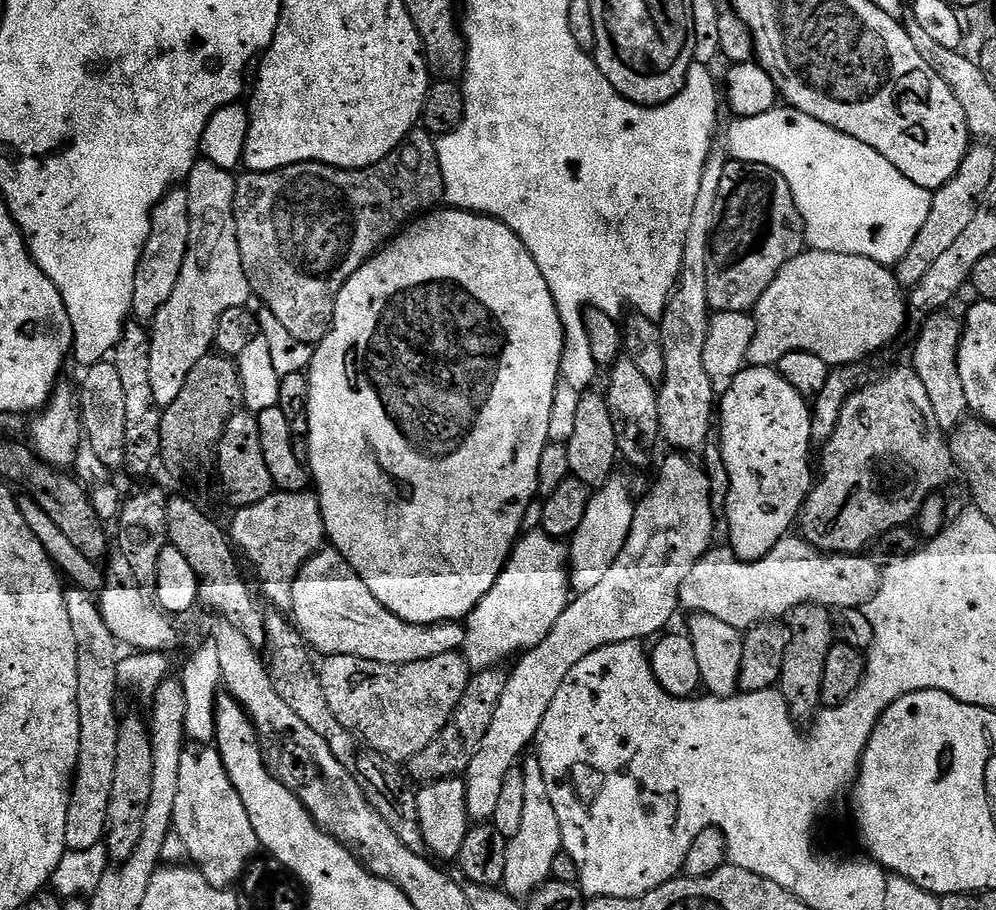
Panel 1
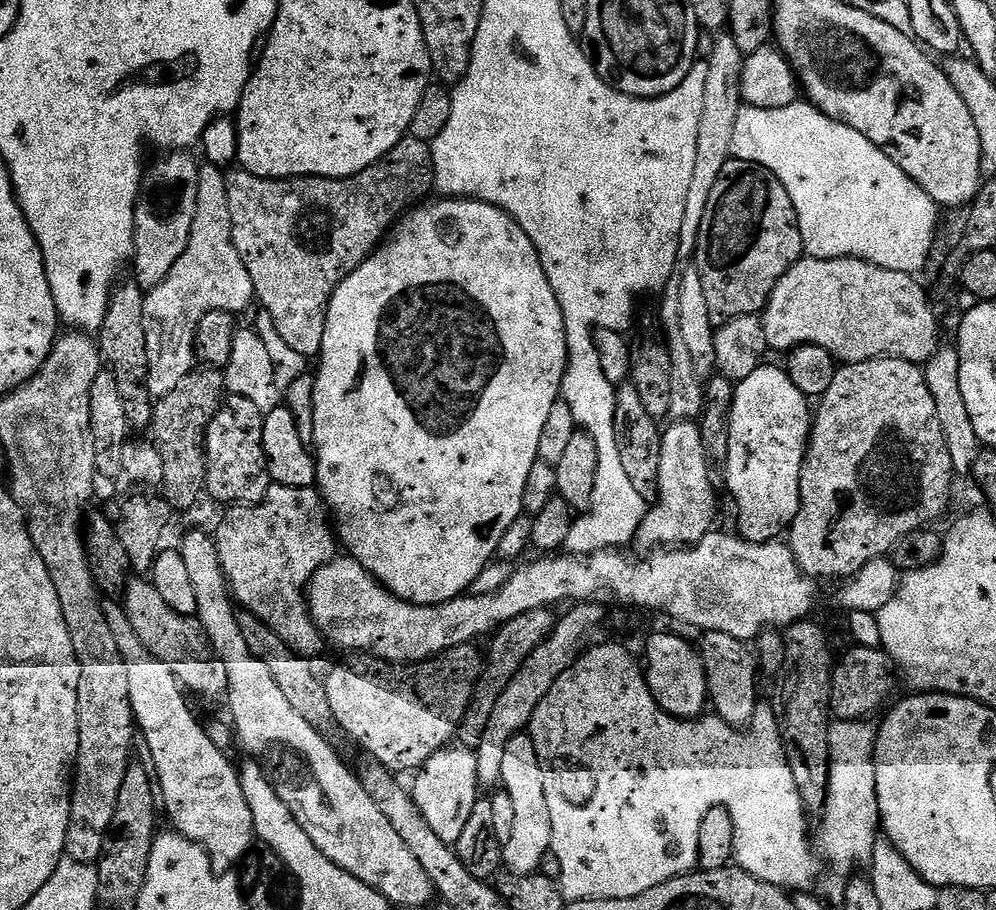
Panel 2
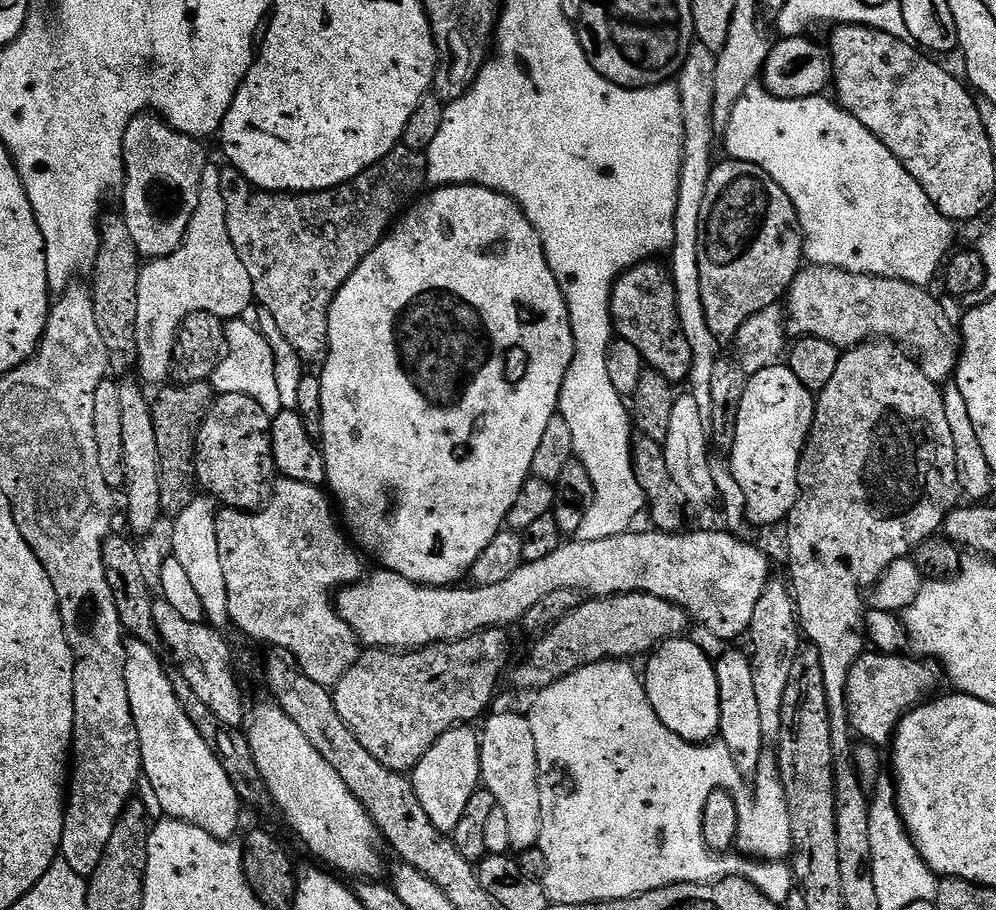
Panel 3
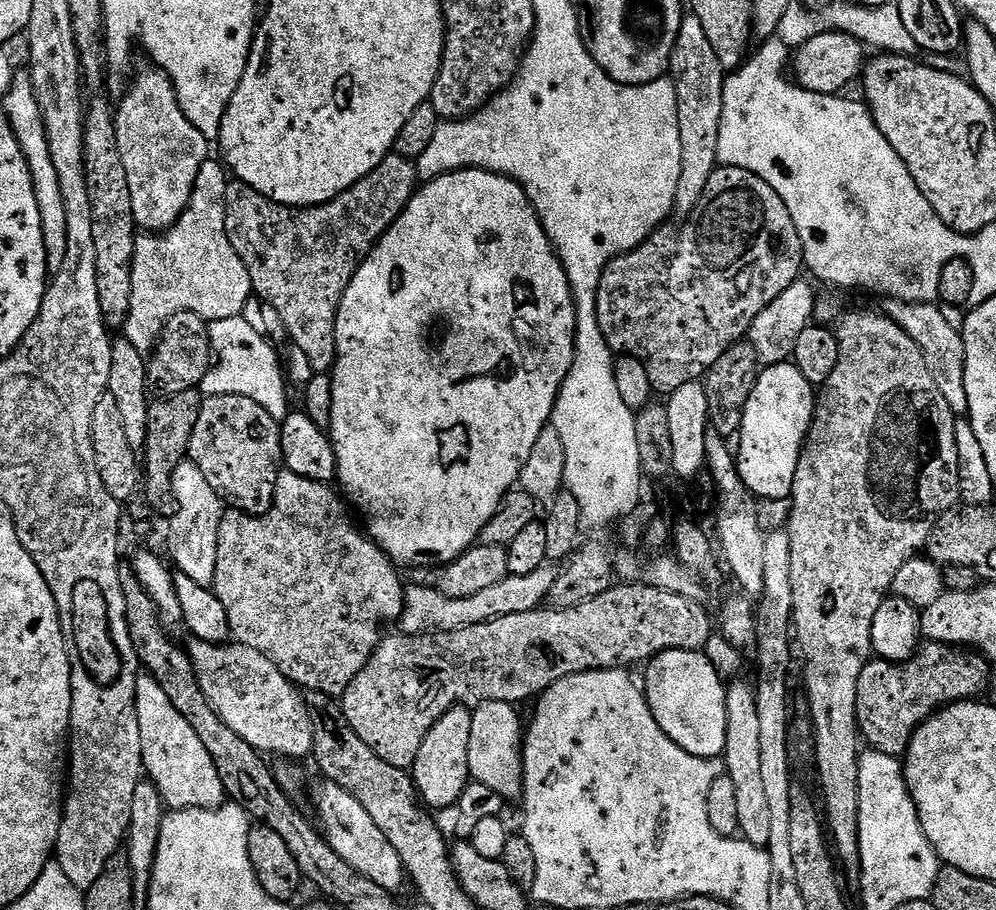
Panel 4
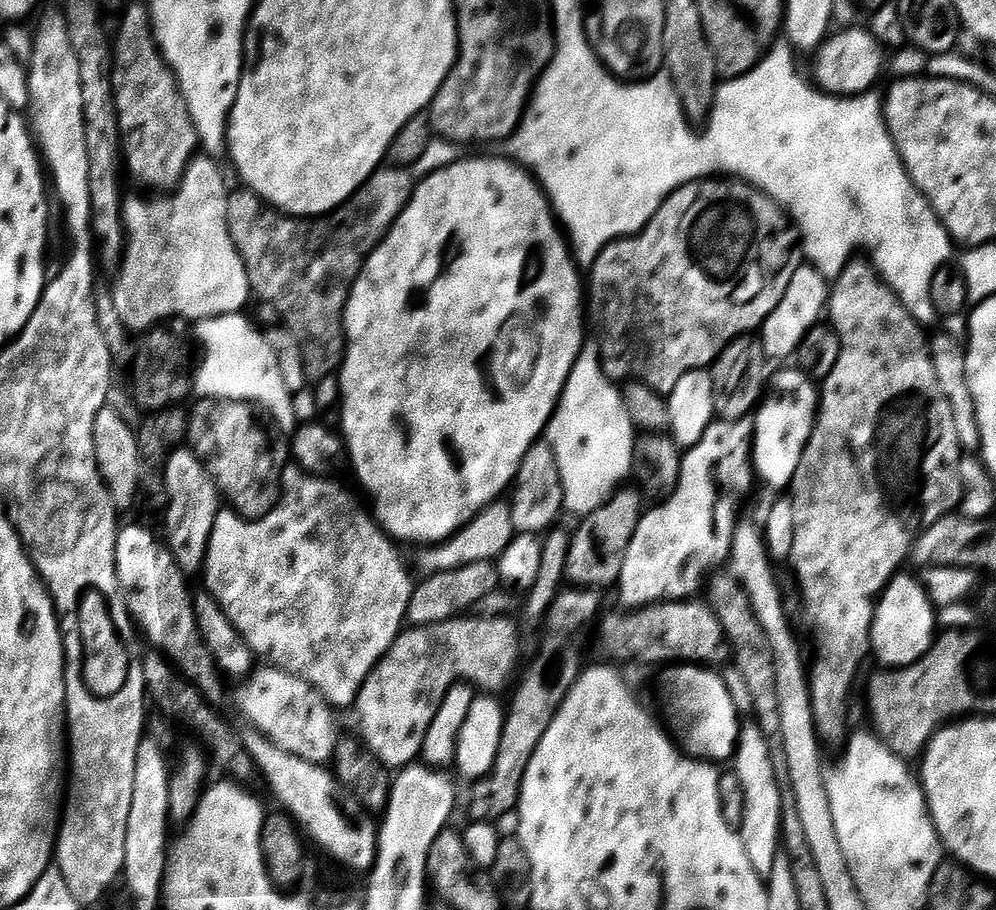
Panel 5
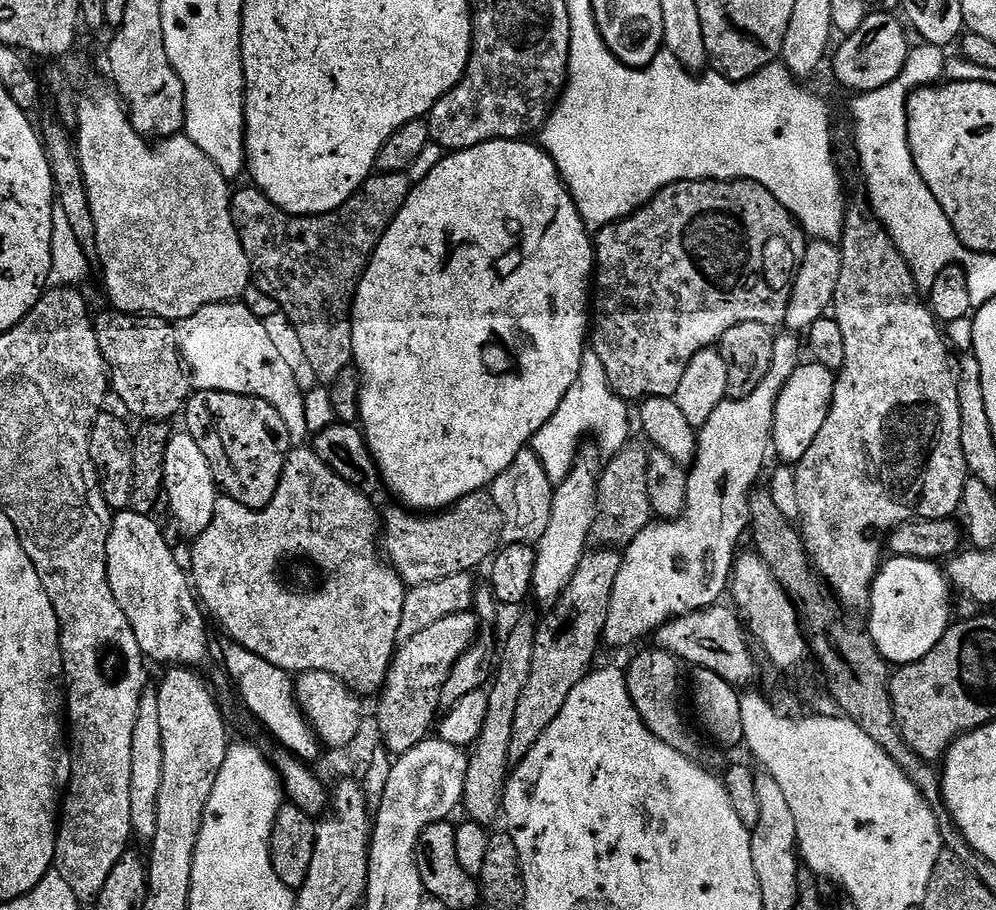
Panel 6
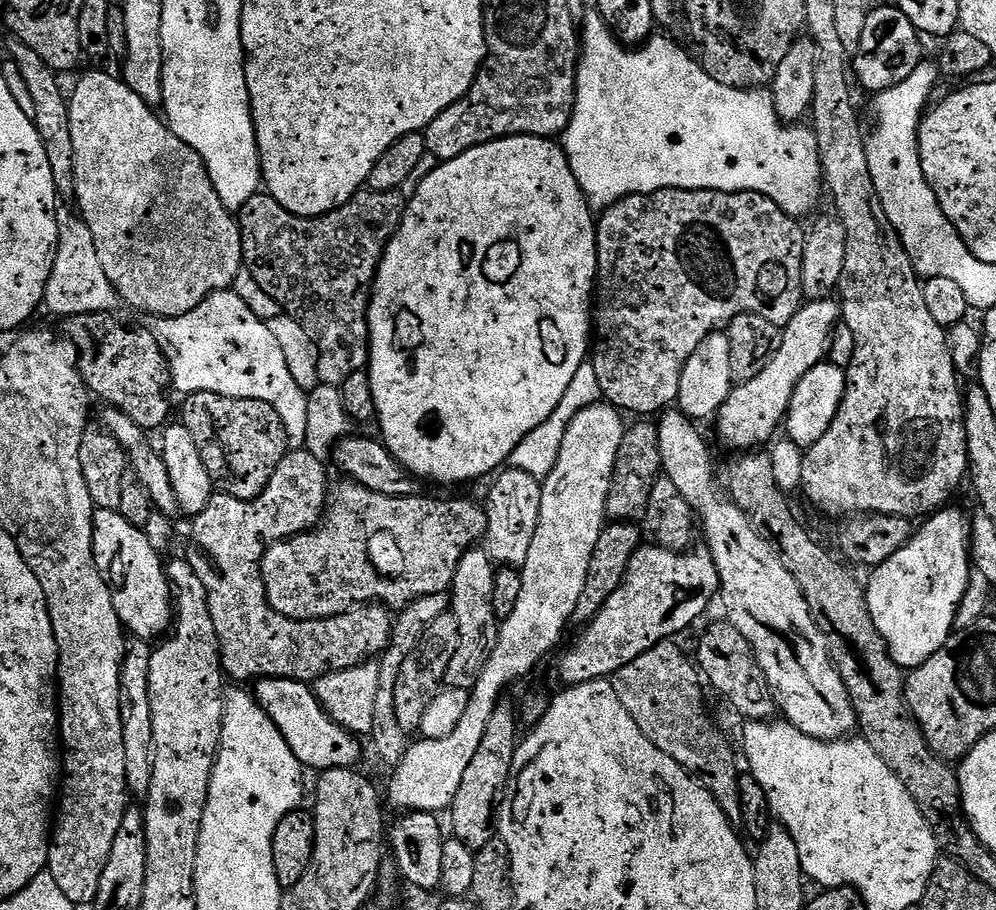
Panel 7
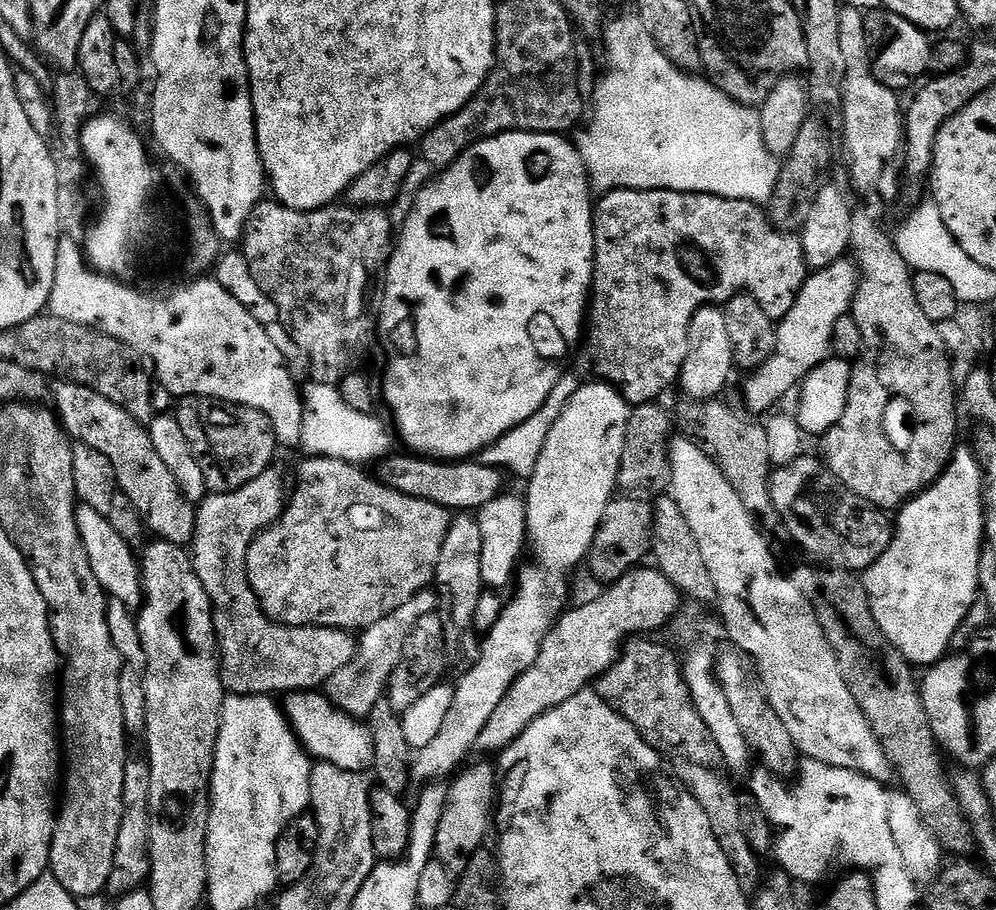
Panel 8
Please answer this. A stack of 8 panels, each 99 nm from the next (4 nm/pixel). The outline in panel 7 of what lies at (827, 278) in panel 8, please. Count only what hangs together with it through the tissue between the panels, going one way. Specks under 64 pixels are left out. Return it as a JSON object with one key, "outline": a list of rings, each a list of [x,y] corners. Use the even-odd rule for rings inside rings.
{"outline":[[[825,298],[801,303],[794,318],[783,325],[780,345],[765,369],[750,381],[737,383],[716,413],[716,432],[726,447],[736,448],[732,450],[760,450],[776,436],[774,434],[779,428],[781,431],[788,415],[790,398],[794,398],[798,382],[802,382],[808,371],[825,359],[832,332],[841,320],[840,305],[835,299]]]}

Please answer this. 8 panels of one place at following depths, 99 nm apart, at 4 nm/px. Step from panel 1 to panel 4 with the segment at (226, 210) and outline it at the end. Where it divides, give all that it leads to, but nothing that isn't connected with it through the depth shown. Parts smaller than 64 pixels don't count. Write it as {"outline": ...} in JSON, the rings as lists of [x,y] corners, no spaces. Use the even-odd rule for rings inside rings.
{"outline":[[[208,159],[198,170],[194,194],[176,225],[163,233],[162,238],[137,239],[132,263],[134,291],[130,293],[130,314],[122,329],[123,339],[129,340],[134,350],[151,353],[159,345],[170,318],[179,312],[193,312],[206,321],[215,322],[240,316],[248,299],[253,299],[250,274],[242,258],[238,258],[238,250],[230,246],[230,238],[226,234],[226,190],[229,183],[227,167],[219,159]]]}

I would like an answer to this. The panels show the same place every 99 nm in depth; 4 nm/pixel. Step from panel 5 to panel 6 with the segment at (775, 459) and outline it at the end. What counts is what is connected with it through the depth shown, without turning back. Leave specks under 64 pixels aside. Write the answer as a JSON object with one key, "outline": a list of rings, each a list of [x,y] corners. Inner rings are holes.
{"outline":[[[815,362],[801,363],[800,367],[794,370],[794,374],[790,374],[790,382],[786,382],[786,386],[780,392],[772,427],[775,455],[777,452],[785,465],[799,464],[806,450],[814,446],[814,438],[818,438],[818,430],[822,430],[822,422],[826,422],[828,411],[832,409],[835,385],[836,376],[833,369]]]}

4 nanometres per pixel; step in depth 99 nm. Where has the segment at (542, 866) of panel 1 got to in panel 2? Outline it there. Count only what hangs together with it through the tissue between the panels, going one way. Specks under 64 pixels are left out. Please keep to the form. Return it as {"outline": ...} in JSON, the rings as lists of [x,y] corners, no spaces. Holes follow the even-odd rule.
{"outline":[[[521,734],[510,738],[506,746],[506,755],[502,758],[502,778],[500,779],[503,791],[510,794],[510,802],[514,802],[514,827],[510,829],[510,842],[504,846],[503,867],[509,873],[518,876],[531,876],[541,871],[540,863],[544,855],[549,855],[552,846],[552,827],[550,826],[550,806],[546,803],[546,785],[542,783],[542,766],[538,762],[538,750],[534,750],[531,735]]]}

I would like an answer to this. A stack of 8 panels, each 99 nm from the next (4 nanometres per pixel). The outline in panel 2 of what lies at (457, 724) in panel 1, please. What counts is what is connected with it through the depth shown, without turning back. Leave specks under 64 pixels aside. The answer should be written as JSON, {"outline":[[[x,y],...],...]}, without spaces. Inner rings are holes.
{"outline":[[[552,608],[526,610],[526,614],[518,614],[510,622],[506,622],[497,629],[491,637],[492,645],[486,648],[484,672],[480,676],[480,684],[472,695],[472,705],[466,710],[464,721],[460,723],[458,740],[465,748],[477,749],[482,742],[482,734],[486,734],[486,726],[490,726],[490,714],[494,714],[494,706],[498,706],[498,698],[502,698],[506,686],[514,682],[514,674],[522,670],[522,662],[534,654],[538,646],[542,646],[544,639],[556,628],[557,613]]]}

